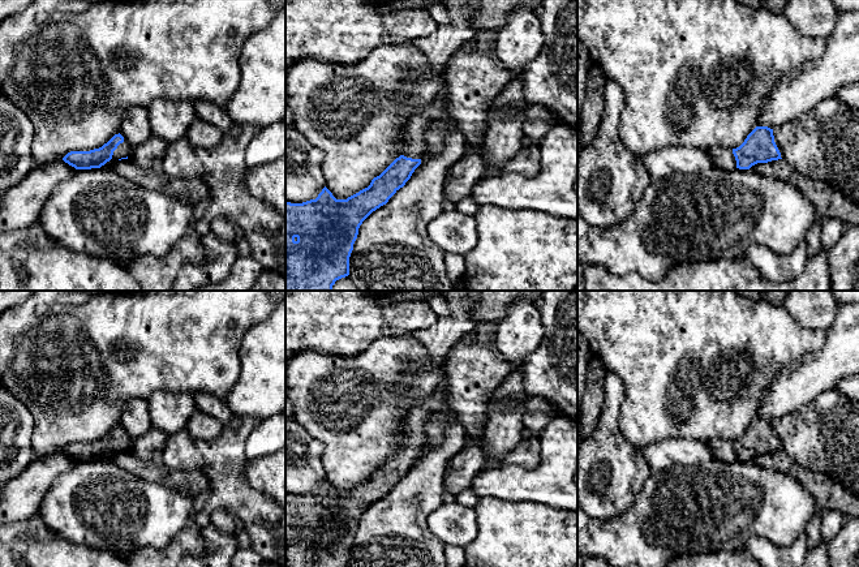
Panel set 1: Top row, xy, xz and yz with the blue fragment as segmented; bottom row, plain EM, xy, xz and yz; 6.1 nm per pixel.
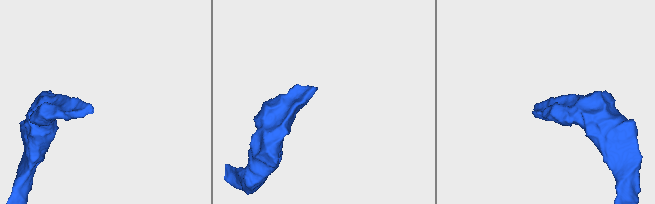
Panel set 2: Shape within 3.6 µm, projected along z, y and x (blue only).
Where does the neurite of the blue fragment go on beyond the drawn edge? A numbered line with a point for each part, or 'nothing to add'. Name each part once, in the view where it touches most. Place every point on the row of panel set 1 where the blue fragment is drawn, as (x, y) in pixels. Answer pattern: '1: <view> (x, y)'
1: xy (123, 150)

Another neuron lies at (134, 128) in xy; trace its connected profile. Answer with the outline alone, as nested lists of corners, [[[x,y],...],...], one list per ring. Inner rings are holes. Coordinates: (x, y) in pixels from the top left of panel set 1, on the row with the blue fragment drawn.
[[[141,106],[126,108],[121,119],[120,134],[130,146],[146,142],[153,136],[147,108]]]

